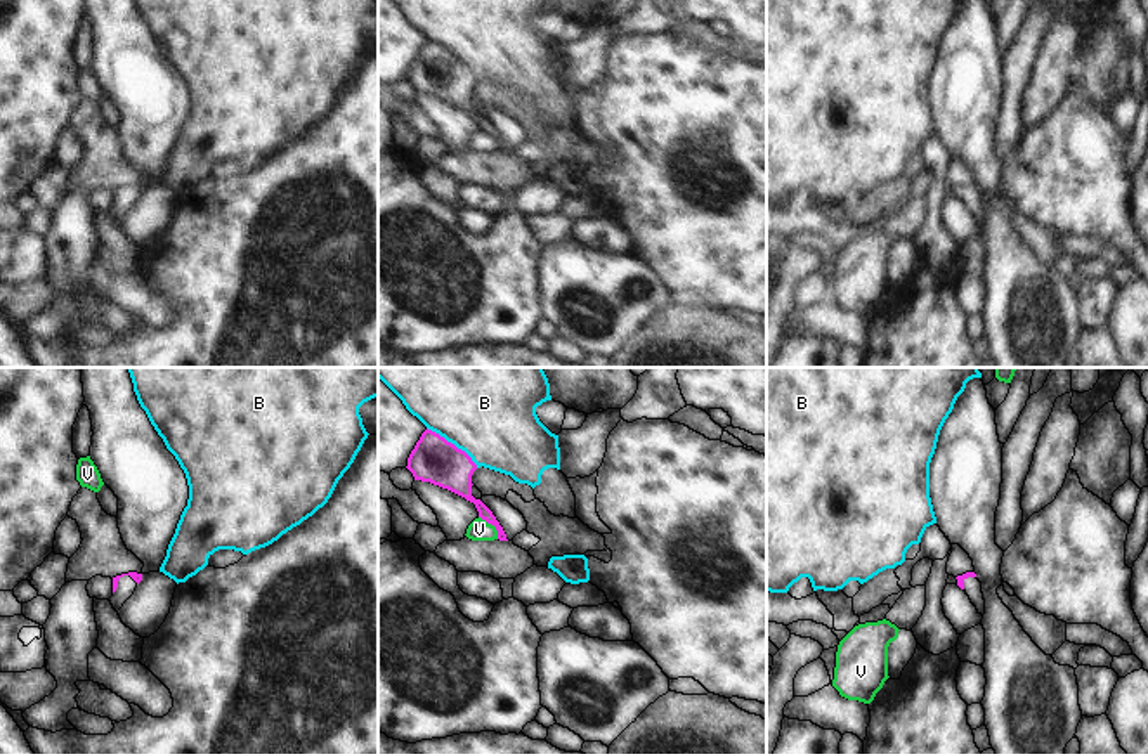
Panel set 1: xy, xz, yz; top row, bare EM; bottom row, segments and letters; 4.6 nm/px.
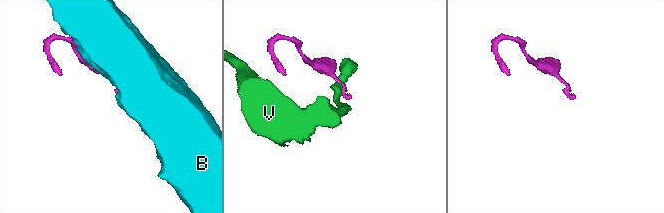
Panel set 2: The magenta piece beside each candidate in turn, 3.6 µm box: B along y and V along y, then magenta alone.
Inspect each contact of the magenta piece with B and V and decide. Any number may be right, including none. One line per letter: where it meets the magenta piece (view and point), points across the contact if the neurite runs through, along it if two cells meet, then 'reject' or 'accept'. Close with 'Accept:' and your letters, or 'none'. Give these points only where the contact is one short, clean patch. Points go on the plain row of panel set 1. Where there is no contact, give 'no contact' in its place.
B: xz (453, 56) | reject
V: xz (493, 136) | along xz (479, 127), (495, 139), (498, 149) | reject
Accept: none

